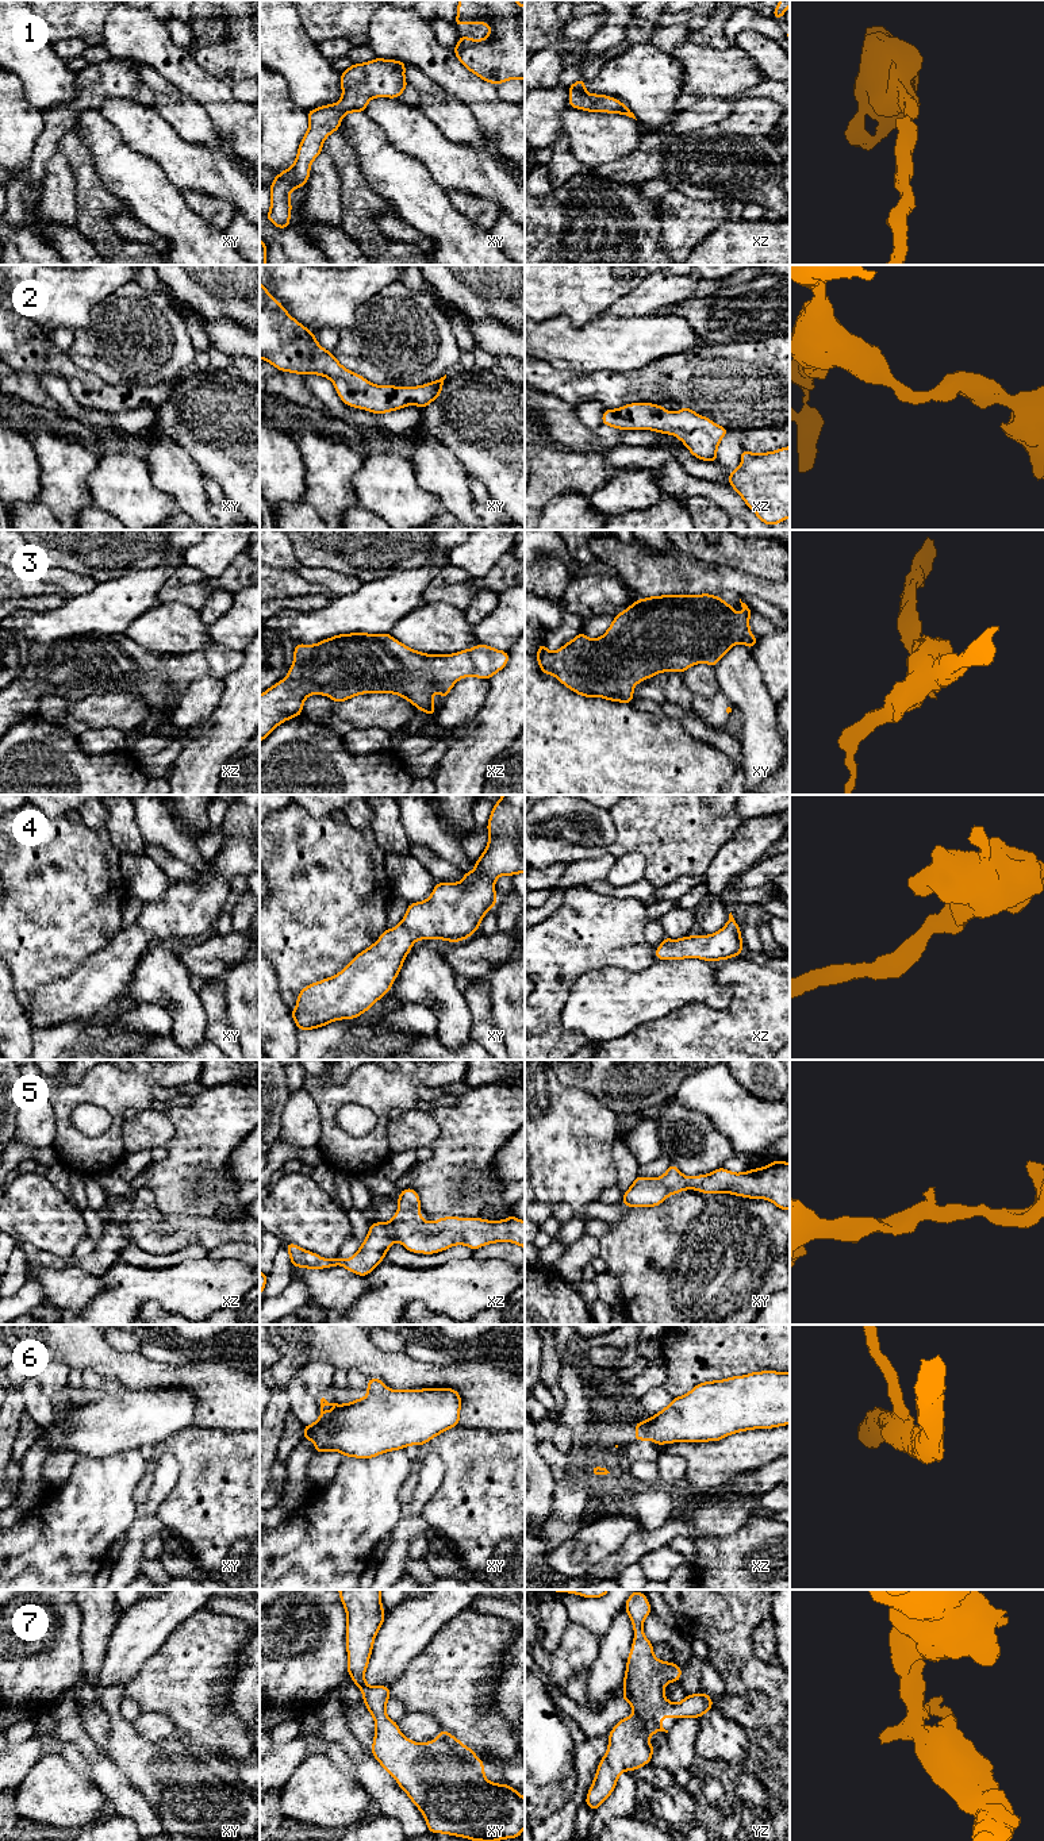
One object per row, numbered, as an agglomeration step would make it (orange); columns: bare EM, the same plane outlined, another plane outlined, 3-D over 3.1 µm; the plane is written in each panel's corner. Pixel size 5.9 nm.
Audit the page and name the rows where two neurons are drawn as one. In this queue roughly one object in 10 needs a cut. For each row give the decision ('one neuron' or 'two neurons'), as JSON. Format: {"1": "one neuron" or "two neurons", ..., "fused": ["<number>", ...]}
{"1": "one neuron", "2": "one neuron", "3": "one neuron", "4": "one neuron", "5": "one neuron", "6": "one neuron", "7": "one neuron", "fused": []}

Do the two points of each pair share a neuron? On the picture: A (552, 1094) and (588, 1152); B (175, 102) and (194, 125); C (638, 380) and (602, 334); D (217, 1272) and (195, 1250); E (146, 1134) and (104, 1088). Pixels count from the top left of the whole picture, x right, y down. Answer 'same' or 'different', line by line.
A: same
B: same
C: different
D: different
E: different

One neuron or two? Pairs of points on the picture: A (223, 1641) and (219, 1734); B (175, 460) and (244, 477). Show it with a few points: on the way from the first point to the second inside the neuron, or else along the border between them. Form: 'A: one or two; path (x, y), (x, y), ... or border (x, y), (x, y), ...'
A: one; path (203, 1664), (203, 1711)
B: two; border (175, 444), (181, 446), (204, 473)

